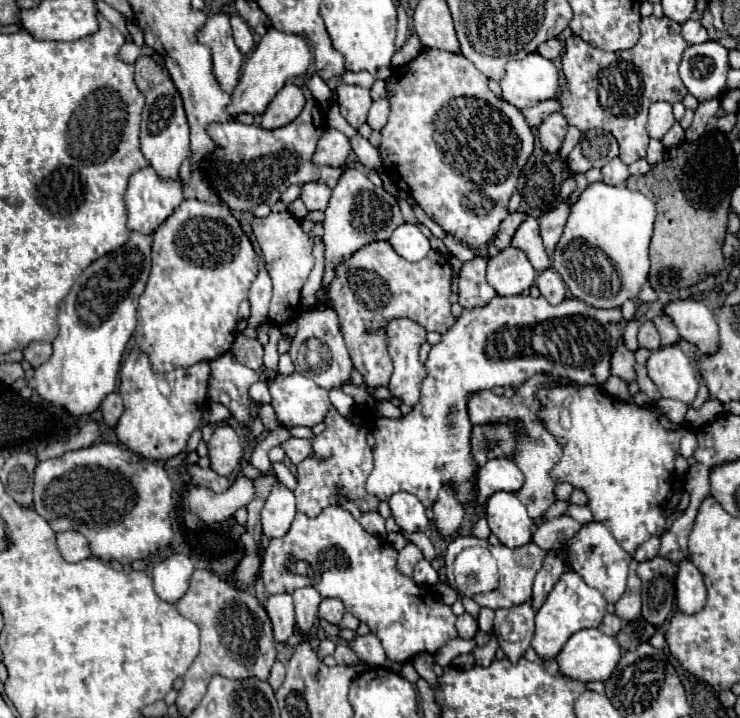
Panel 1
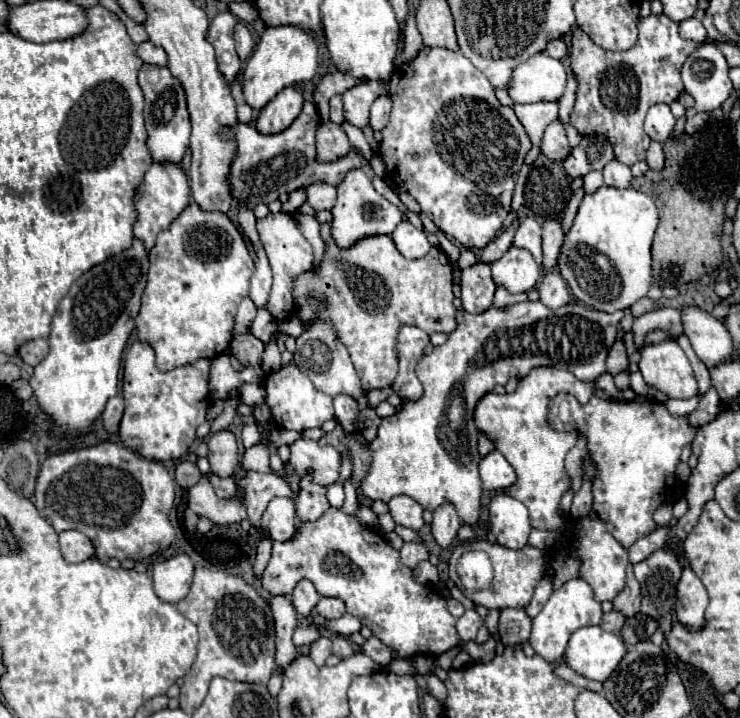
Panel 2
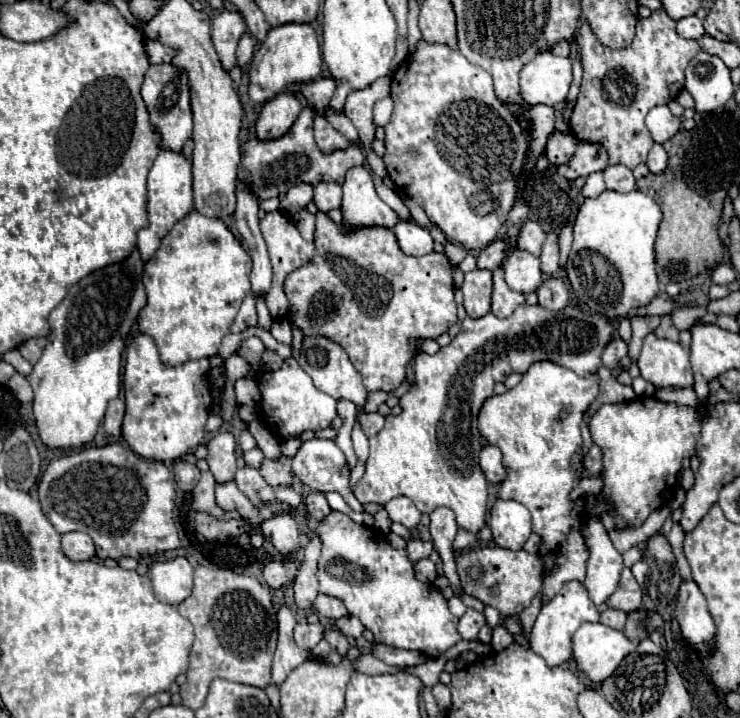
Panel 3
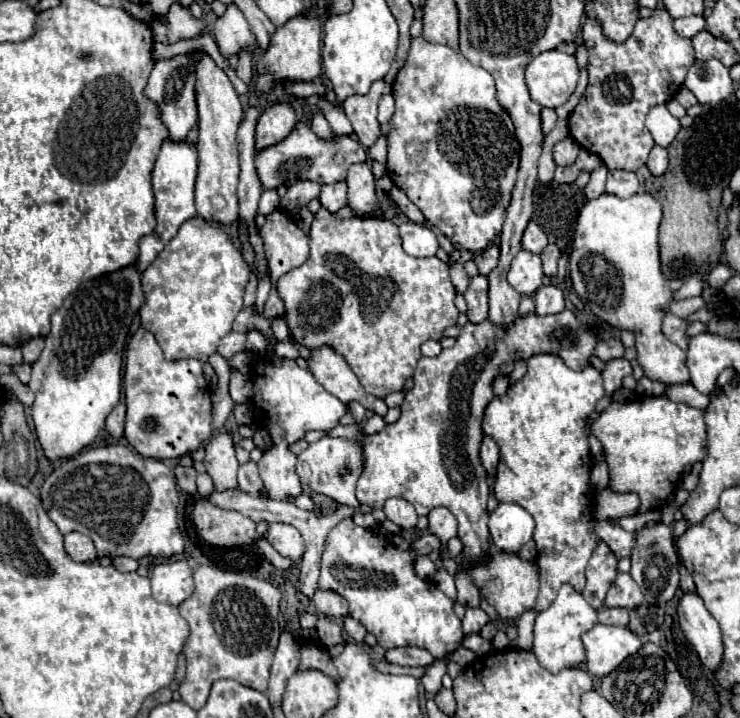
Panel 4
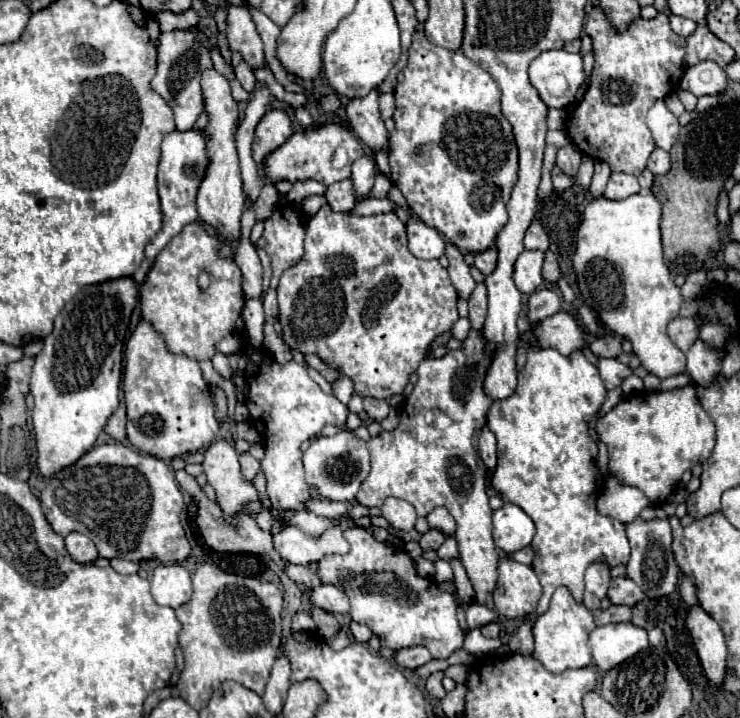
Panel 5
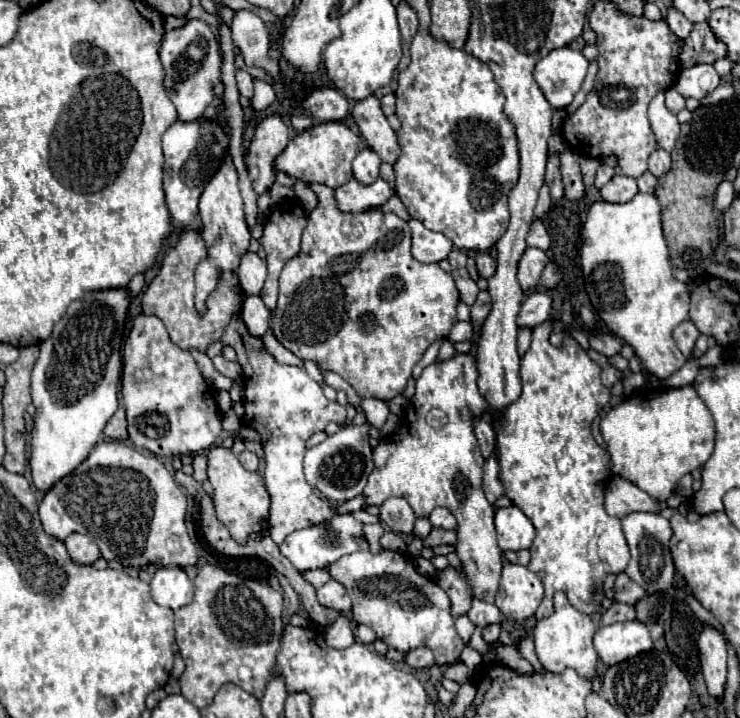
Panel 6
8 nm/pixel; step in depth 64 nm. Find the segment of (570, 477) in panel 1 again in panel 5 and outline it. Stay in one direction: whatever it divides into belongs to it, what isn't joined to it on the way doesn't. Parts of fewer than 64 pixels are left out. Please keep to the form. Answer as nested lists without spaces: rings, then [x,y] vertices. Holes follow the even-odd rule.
[[[692,384],[672,392],[648,392],[644,398],[626,398],[596,422],[596,432],[600,440],[608,446],[610,474],[614,474],[622,484],[640,488],[654,506],[664,504],[664,500],[678,486],[682,474],[686,470],[692,470],[696,464],[704,464],[716,444],[716,428],[712,424],[712,418],[698,404]]]

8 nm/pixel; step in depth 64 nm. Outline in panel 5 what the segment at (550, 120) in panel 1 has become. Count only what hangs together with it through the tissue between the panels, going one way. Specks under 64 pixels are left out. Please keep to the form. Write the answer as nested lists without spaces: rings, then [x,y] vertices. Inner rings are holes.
[[[568,144],[564,148],[558,150],[558,156],[556,156],[556,166],[570,178],[576,178],[578,174],[578,168],[580,168],[580,160],[582,160],[582,154],[576,146]]]

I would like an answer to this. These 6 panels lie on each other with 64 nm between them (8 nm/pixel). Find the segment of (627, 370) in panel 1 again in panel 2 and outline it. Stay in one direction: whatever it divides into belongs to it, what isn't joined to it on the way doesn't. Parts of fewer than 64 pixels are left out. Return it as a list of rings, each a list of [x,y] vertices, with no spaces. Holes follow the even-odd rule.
[[[618,338],[614,342],[614,346],[610,348],[608,352],[608,358],[606,358],[606,370],[610,374],[618,374],[618,372],[626,372],[628,370],[628,356],[626,356],[626,346],[624,346],[624,340]]]

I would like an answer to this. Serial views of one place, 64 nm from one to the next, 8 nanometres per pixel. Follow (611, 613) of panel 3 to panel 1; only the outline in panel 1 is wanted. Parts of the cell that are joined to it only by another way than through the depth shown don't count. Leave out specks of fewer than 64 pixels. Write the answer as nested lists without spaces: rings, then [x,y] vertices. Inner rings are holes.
[[[606,614],[598,628],[602,632],[608,632],[608,636],[616,636],[620,632],[620,628],[622,628],[622,620],[616,614]]]

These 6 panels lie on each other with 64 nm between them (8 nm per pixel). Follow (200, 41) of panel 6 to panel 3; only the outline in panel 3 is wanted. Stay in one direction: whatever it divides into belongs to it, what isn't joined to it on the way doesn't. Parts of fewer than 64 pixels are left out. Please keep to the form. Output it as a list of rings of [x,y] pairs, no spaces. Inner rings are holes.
[[[158,64],[150,66],[144,84],[142,84],[142,98],[148,106],[150,120],[154,128],[160,132],[162,140],[160,146],[172,148],[172,150],[182,150],[184,142],[192,134],[192,110],[190,110],[190,86],[188,86],[188,76],[182,68],[176,68],[172,64]]]

